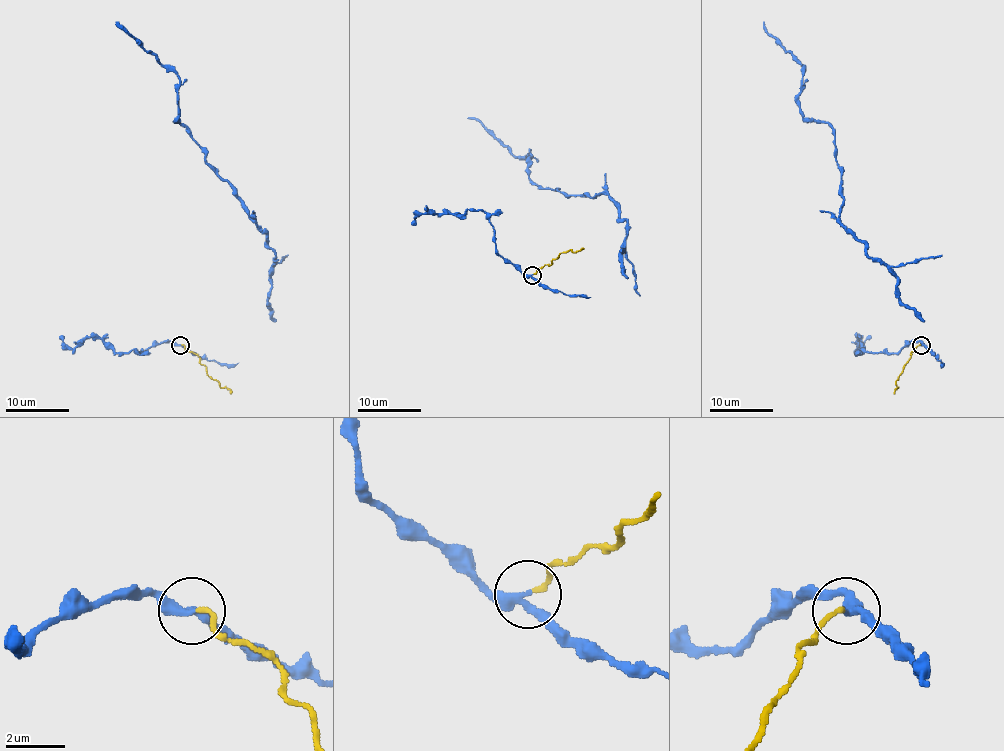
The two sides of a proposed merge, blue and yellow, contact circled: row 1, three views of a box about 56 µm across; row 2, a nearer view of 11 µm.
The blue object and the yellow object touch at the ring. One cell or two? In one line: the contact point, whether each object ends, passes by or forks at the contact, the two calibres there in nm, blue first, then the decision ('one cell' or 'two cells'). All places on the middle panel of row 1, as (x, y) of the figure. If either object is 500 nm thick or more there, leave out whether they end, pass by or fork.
place (532, 275); blue passes by; yellow ends; calibres 280 and 150 nm; two cells

